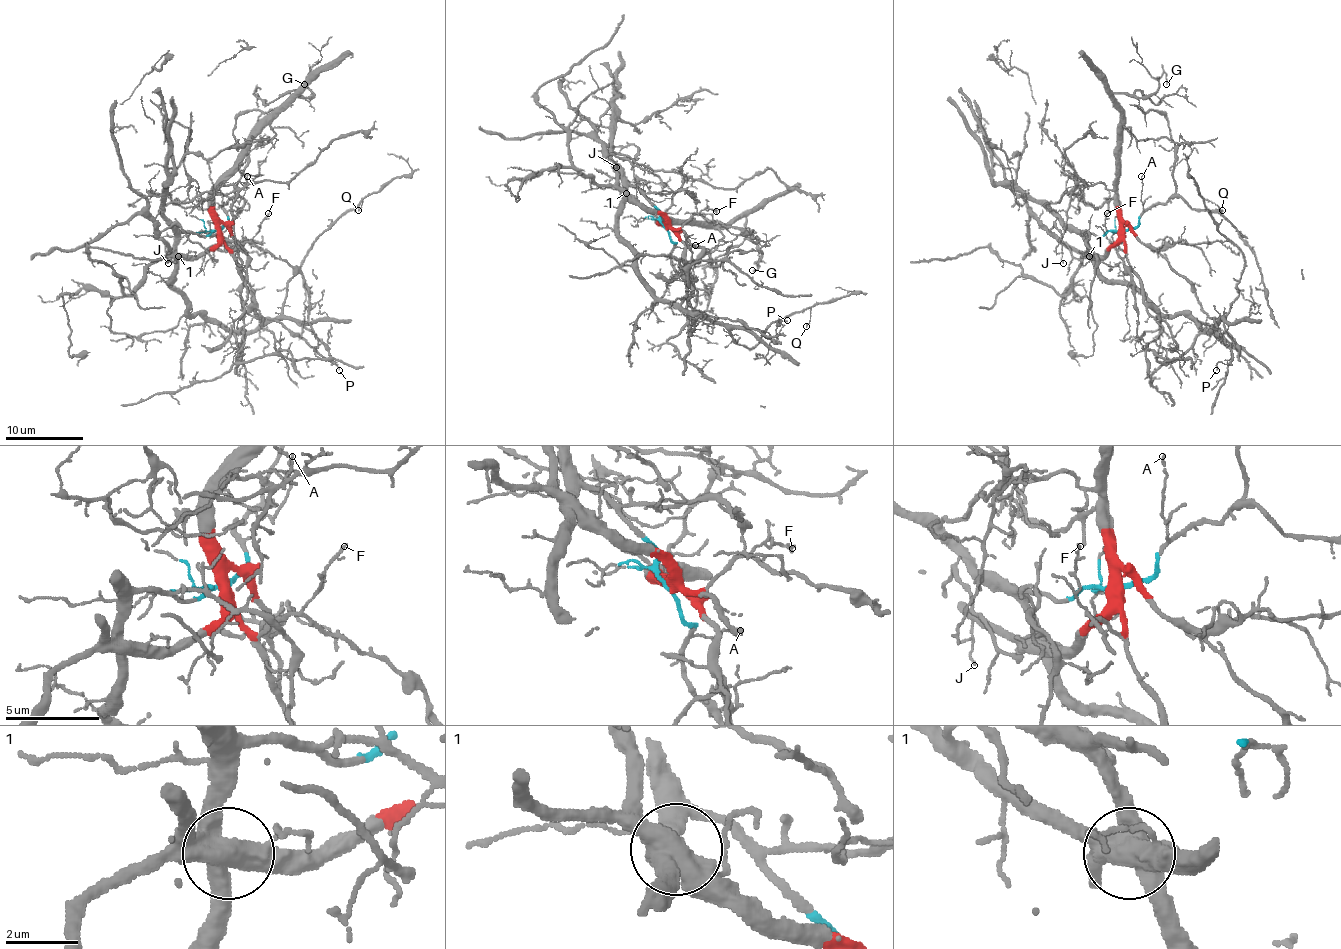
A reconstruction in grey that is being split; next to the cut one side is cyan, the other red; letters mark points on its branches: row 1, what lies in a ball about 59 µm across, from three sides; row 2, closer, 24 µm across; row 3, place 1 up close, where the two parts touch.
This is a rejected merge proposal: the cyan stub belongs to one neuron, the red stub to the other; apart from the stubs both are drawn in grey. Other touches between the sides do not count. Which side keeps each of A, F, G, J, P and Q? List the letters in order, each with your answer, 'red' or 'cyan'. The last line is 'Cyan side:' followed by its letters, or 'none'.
A: cyan
F: red
G: red
J: red
P: red
Q: cyan
Cyan side: A, Q

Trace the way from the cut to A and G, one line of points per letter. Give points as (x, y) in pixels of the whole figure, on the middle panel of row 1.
A: (666, 227), (668, 237), (678, 246), (695, 244)
G: (666, 227), (662, 221), (730, 225), (744, 217), (746, 237), (760, 258), (754, 262), (758, 268), (752, 270)

